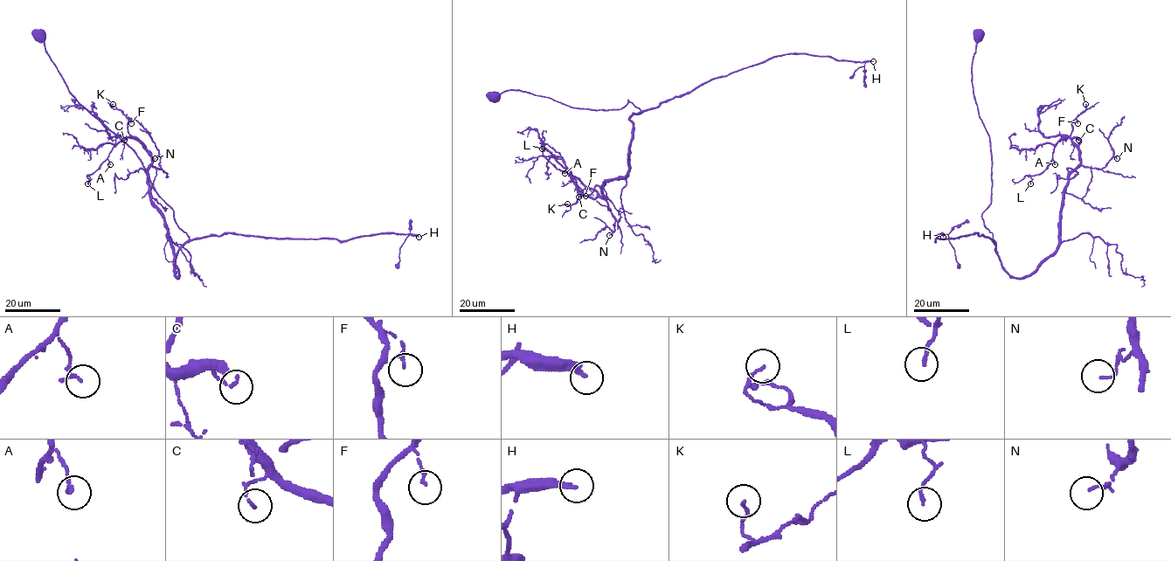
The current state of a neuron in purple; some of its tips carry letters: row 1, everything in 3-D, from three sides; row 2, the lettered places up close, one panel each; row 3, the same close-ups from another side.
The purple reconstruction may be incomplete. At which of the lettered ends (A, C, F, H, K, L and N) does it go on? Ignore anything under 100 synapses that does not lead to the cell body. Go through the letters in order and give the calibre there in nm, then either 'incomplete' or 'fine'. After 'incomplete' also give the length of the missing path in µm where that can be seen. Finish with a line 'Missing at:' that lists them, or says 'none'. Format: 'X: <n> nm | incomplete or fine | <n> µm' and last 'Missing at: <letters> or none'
A: 150 nm | fine
C: 140 nm | fine
F: 140 nm | fine
H: 240 nm | incomplete | 350 µm
K: 120 nm | fine
L: 130 nm | fine
N: 90 nm | fine
Missing at: H

